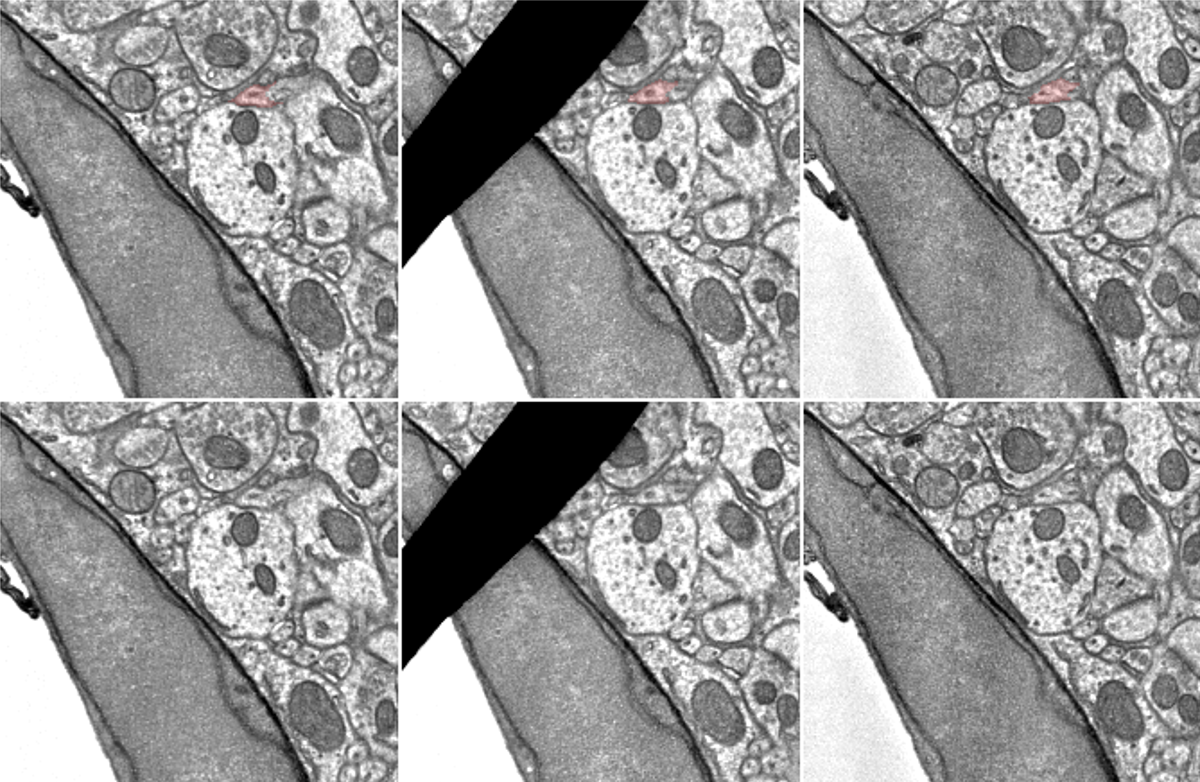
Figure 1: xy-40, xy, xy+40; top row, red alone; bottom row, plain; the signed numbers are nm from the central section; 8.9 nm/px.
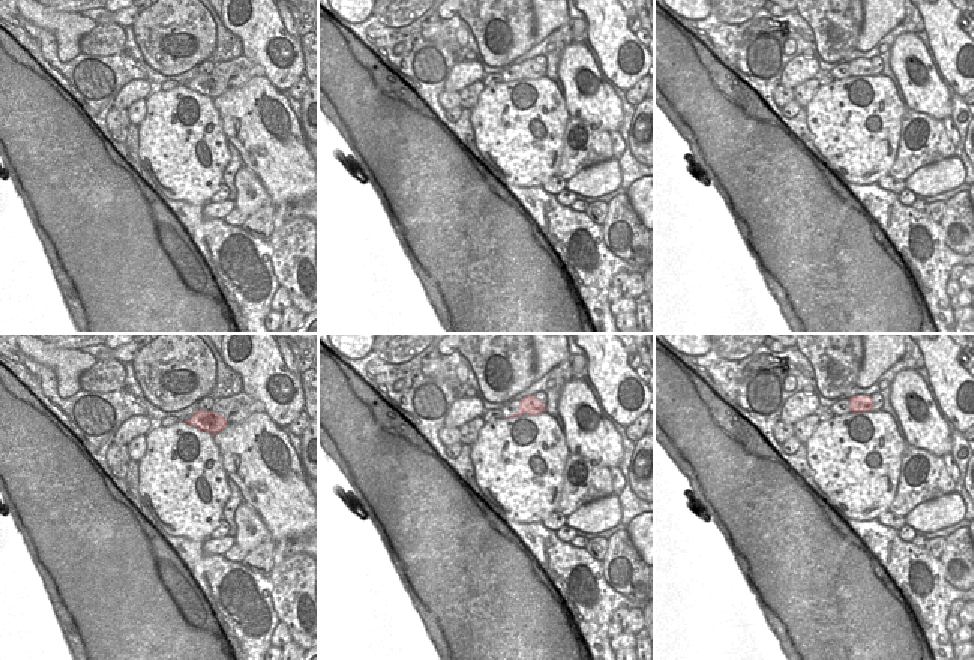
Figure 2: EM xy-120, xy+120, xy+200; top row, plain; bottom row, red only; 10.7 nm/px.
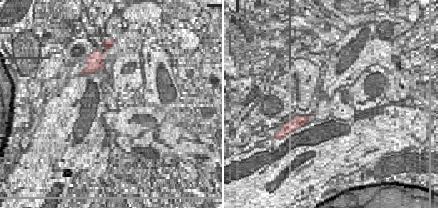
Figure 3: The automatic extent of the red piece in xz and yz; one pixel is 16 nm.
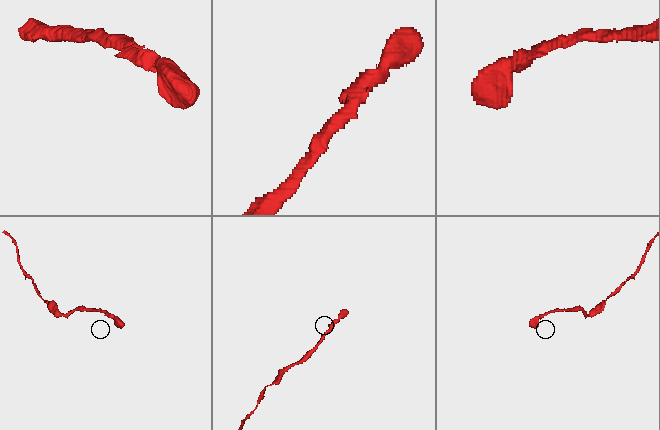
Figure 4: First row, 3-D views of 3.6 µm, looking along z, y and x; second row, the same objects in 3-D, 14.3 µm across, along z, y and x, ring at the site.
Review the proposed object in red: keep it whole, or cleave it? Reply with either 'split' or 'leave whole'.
split

